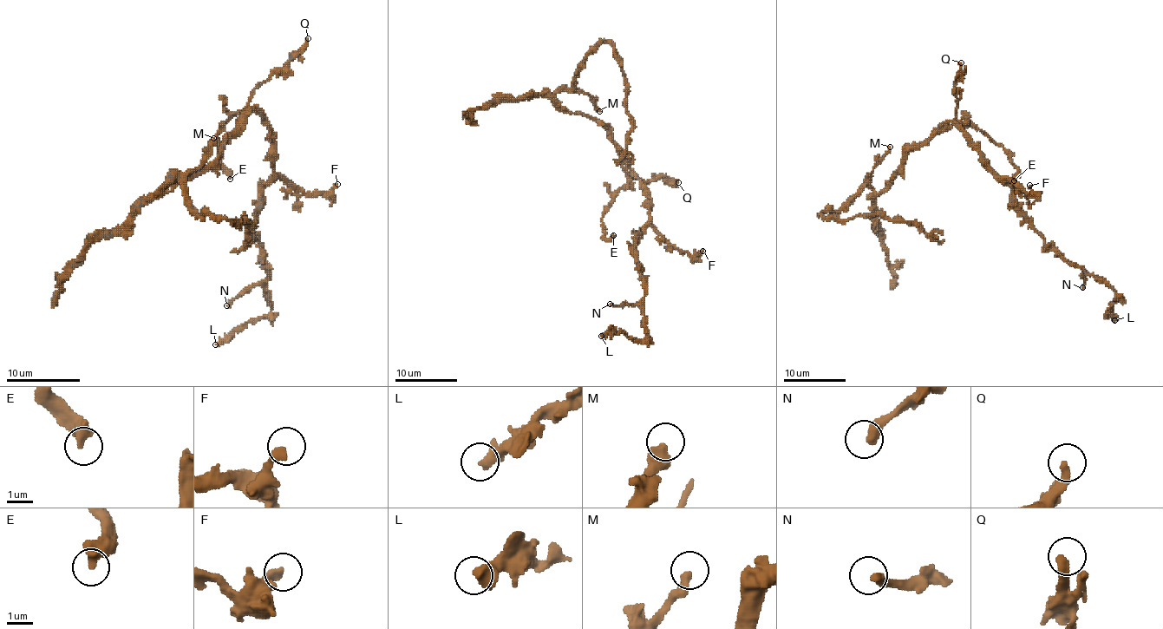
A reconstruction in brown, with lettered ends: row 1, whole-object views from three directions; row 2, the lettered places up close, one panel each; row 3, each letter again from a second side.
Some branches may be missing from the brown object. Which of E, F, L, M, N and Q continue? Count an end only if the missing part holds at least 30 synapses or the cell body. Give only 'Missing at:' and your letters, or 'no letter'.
Missing at: no letter

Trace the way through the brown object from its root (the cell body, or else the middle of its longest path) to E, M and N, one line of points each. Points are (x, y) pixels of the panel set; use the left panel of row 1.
E: (236, 128), (247, 112), (238, 112), (230, 117), (218, 134), (219, 161), (230, 179)
M: (236, 128), (212, 161), (177, 179), (164, 193), (160, 189), (164, 186), (182, 180), (200, 164), (213, 138)
N: (236, 128), (252, 108), (262, 117), (271, 140), (272, 176), (262, 187), (254, 230), (267, 276), (226, 305)

